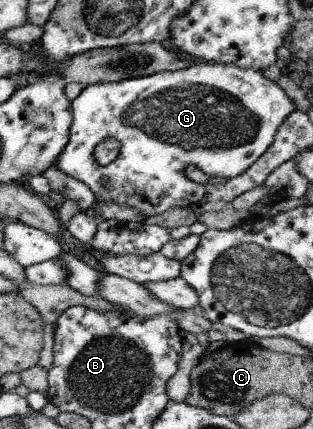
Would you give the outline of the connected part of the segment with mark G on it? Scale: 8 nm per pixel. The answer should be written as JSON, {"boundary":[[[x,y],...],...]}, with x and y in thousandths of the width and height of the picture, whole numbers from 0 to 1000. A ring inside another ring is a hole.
{"boundary":[[[620,142],[617,149],[572,166],[524,166],[463,179],[428,179],[355,193],[300,193],[262,205],[259,217],[224,235],[224,298],[214,338],[195,350],[179,385],[214,410],[272,429],[294,450],[300,466],[316,473],[399,476],[431,497],[454,501],[457,510],[514,499],[540,485],[620,485],[629,487],[658,457],[658,436],[588,410],[588,392],[597,387],[629,389],[677,420],[738,417],[773,406],[859,340],[875,326],[875,312],[898,284],[939,256],[939,245],[920,233],[911,217],[888,205],[879,191],[840,182],[834,166],[802,159],[767,159],[728,147],[693,147],[677,142]],[[339,324],[355,324],[371,336],[371,361],[364,373],[339,387],[316,385],[300,368],[304,345]]]}

